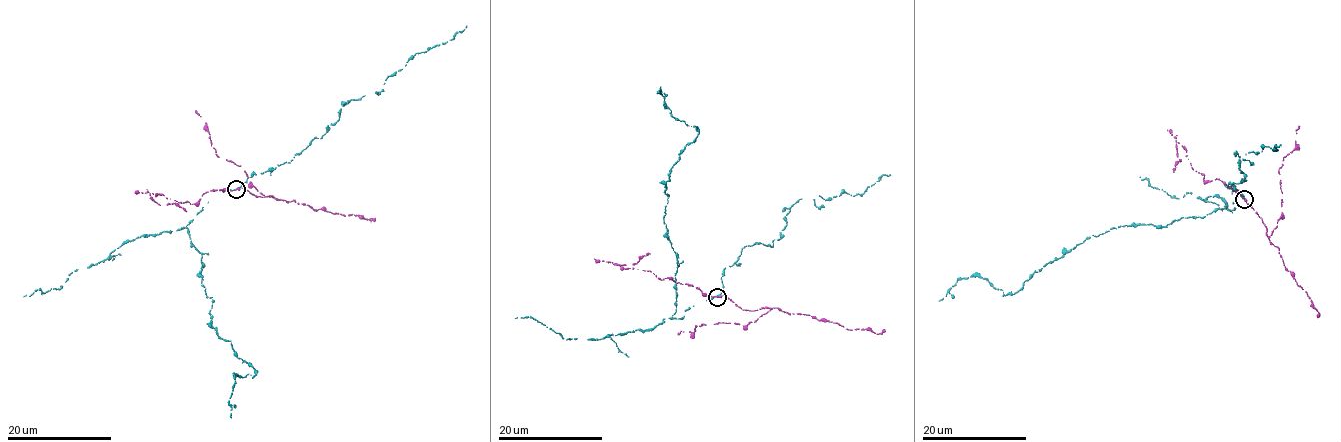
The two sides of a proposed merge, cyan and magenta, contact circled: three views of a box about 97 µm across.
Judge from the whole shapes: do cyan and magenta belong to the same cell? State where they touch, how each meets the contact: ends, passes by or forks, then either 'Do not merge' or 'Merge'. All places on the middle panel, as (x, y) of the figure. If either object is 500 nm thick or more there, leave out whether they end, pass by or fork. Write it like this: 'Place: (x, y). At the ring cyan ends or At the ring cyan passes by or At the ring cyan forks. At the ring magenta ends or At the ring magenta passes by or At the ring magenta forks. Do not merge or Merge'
Place: (717, 297). At the ring cyan passes by. At the ring magenta ends. Do not merge

